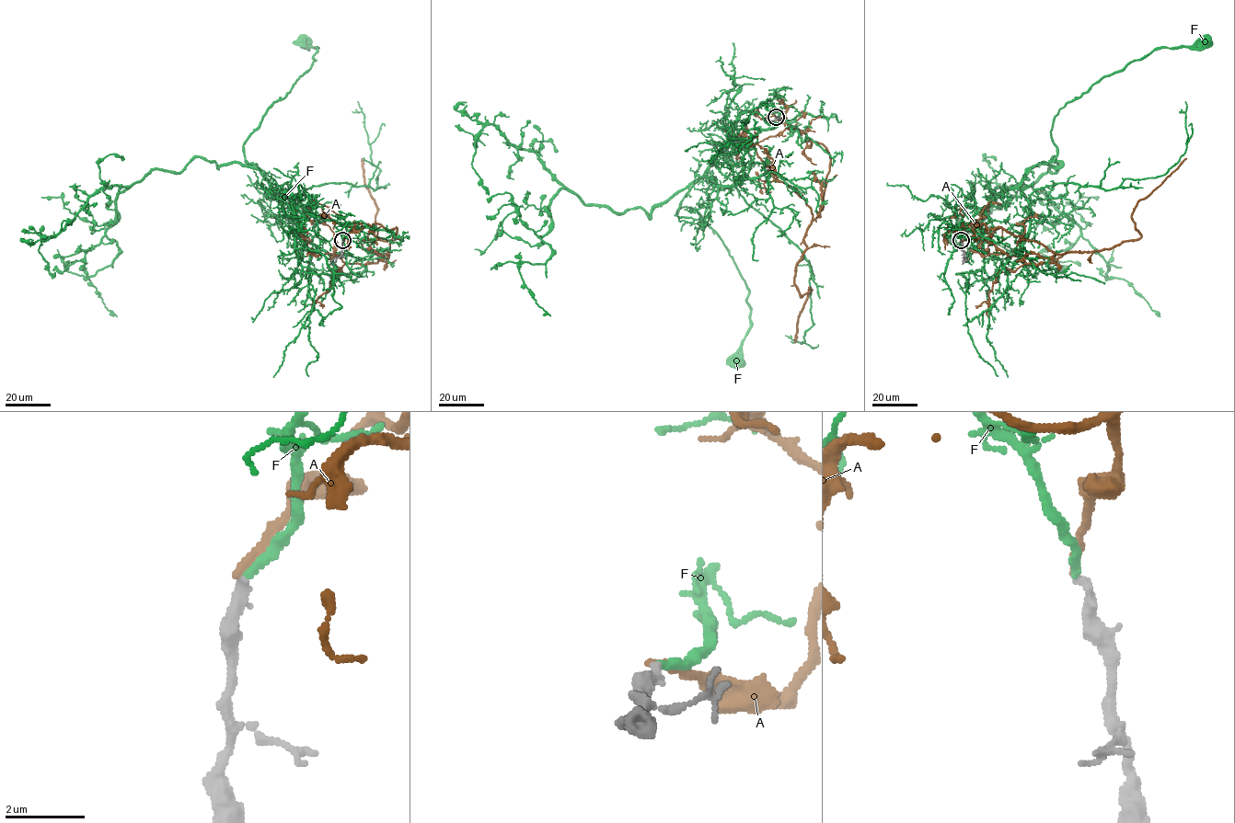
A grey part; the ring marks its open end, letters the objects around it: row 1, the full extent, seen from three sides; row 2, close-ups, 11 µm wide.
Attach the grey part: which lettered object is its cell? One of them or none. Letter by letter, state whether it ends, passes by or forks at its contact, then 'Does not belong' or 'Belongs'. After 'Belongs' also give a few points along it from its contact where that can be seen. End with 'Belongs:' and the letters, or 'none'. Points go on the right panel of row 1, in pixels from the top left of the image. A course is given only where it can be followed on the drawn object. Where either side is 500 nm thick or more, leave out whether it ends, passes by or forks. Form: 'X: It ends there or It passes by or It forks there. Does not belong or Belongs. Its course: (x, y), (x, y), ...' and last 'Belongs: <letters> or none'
A: It ends there. Does not belong
F: It ends there. Belongs. Its course: (961, 239), (954, 226), (972, 222), (1056, 154), (1051, 129), (1067, 103), (1156, 48), (1205, 42)
Belongs: F

